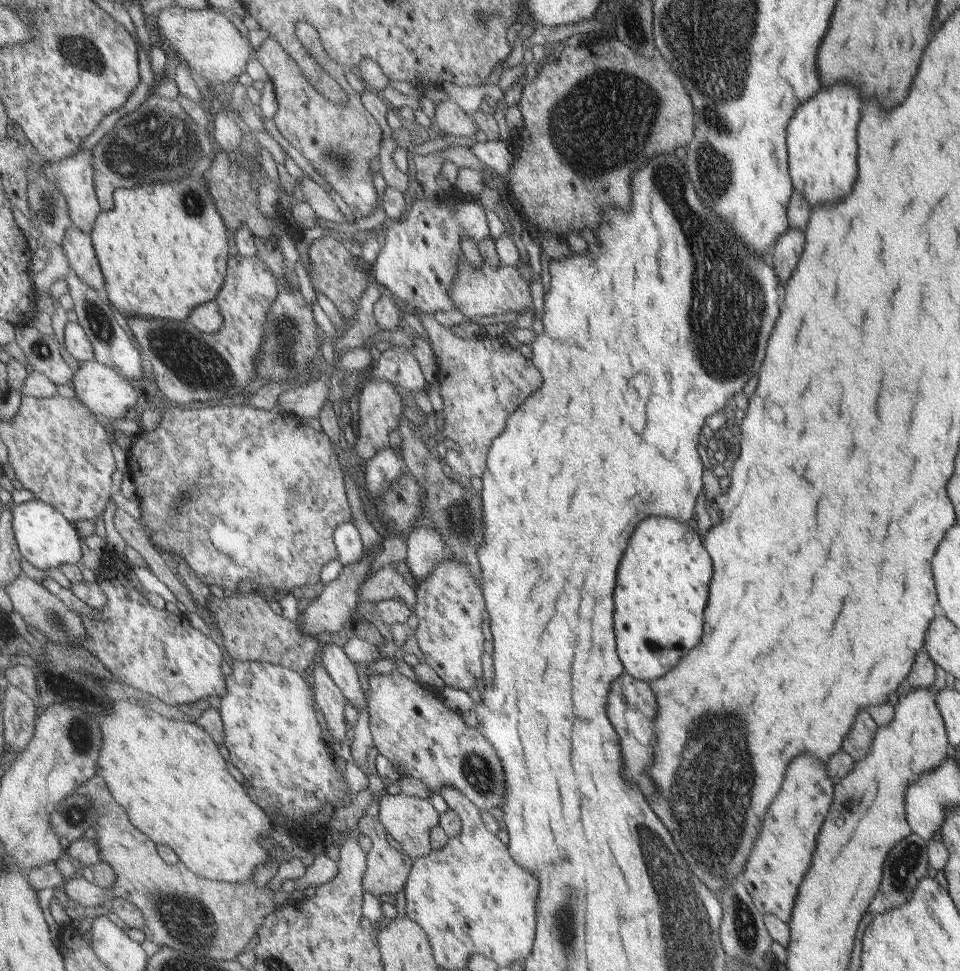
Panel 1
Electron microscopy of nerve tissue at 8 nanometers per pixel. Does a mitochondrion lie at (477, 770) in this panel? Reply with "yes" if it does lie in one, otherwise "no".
yes

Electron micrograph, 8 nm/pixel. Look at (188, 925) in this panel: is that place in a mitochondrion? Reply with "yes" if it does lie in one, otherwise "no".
yes

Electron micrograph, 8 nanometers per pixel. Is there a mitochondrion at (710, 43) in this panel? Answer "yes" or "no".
yes

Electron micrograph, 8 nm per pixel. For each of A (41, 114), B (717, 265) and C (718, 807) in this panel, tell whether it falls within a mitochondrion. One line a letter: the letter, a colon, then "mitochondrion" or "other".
A: other
B: mitochondrion
C: mitochondrion

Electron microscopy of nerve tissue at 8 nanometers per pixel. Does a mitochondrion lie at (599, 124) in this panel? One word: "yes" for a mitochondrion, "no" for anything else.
yes

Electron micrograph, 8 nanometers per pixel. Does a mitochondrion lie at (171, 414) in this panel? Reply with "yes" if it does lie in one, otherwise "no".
no

